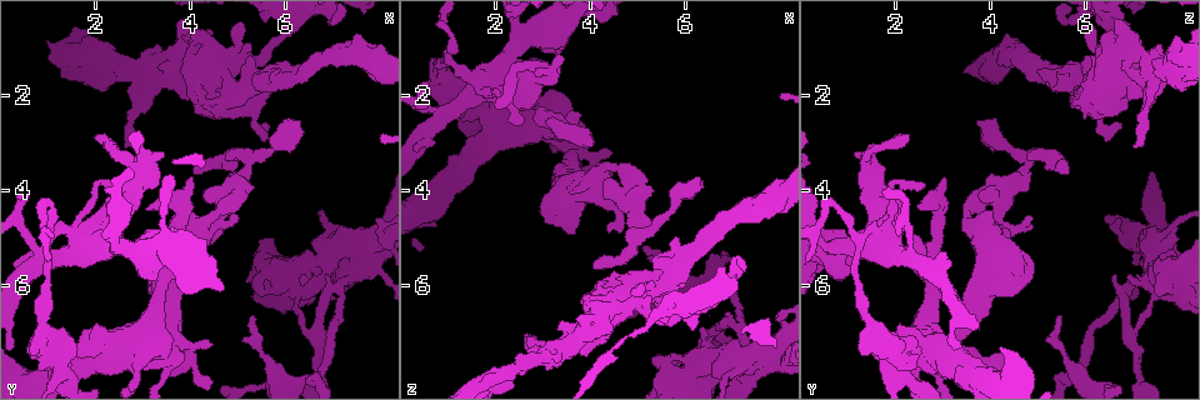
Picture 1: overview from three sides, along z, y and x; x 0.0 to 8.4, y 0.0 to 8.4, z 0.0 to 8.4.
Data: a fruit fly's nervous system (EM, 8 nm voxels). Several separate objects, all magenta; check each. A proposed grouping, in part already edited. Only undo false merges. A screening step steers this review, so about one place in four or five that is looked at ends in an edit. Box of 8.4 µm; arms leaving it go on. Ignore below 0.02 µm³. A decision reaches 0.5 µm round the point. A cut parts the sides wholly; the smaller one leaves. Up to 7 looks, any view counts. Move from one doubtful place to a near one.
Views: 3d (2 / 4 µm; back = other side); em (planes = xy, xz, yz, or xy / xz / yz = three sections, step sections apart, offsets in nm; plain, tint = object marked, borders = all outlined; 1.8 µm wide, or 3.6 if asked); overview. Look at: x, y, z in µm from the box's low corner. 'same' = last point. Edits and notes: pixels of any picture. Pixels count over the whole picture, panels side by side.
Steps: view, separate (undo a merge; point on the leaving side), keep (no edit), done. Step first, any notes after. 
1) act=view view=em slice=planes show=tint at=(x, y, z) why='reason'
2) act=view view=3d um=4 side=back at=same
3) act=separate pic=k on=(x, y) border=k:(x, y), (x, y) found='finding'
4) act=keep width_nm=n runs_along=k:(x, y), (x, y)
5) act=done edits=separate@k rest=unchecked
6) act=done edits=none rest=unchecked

act=view view=3d um=4 at=(3.40, 1.60, 7.30) why='three arms meet'

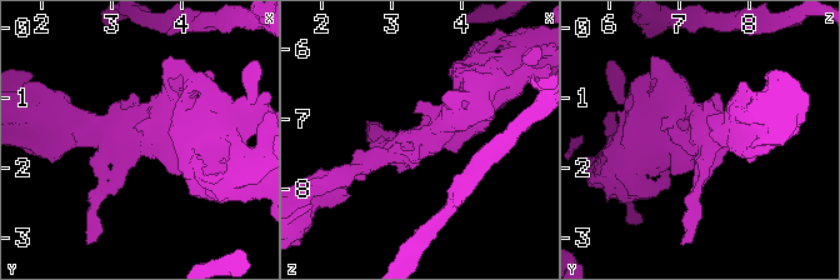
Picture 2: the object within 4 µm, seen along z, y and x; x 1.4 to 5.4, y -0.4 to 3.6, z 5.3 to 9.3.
act=view view=em slice=xz step=8 show=tint at=(3.40, 1.60, 7.25) why='now the EM'

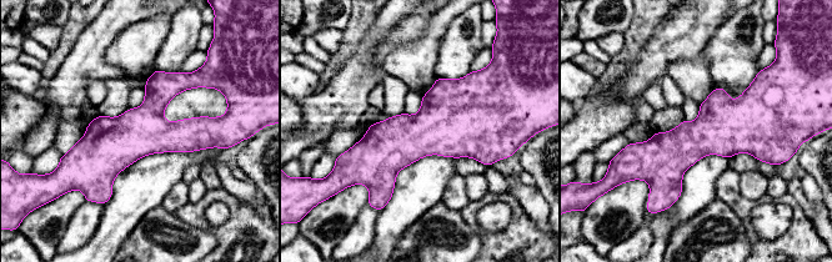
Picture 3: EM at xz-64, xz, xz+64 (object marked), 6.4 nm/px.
act=keep runs_along=3:(773, 122), (628, 152) found='continuous, no second cell'

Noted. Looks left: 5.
act=view view=em slice=xy step=4 show=tint at=(5.05, 3.30, 4.90) why='sharp bend'

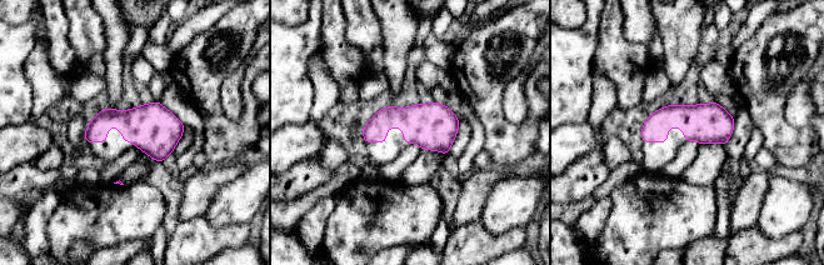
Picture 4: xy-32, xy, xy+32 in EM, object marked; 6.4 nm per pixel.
act=view view=em slice=xz step=8 show=tint at=same why='another direction'

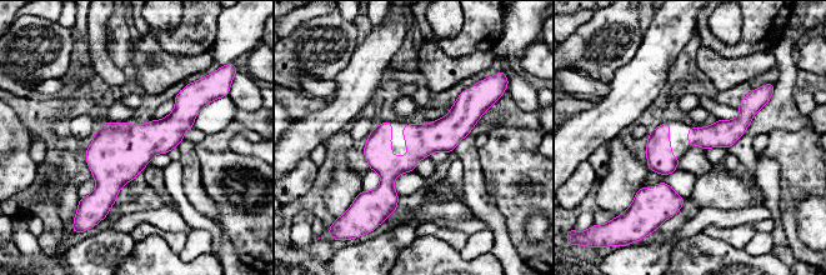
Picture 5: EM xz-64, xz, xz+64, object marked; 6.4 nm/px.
act=keep runs_along=5:(470, 91), (388, 178), (388, 210) found='one cell here'

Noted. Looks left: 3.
act=view view=3d um=4 at=(3.45, 5.45, 4.30) why='thick turns thin'

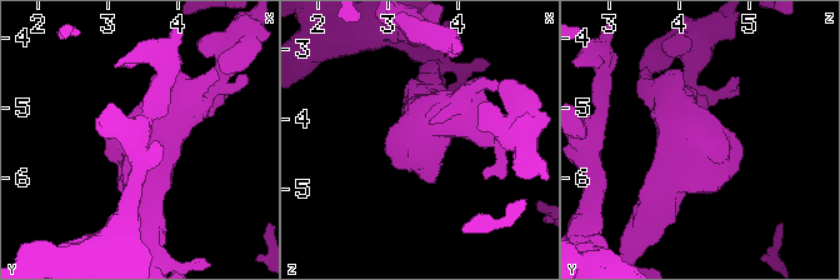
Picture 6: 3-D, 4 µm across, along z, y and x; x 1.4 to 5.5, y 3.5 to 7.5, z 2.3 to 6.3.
act=view view=em um=3.6 slice=xz step=16 show=tint at=(3.50, 5.50, 4.35)

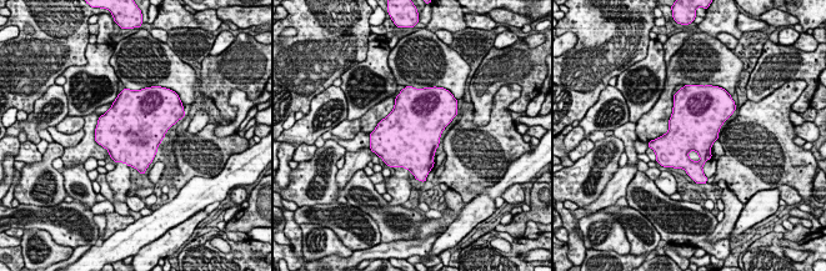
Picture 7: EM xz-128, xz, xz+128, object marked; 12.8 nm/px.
act=keep width_nm=600 found='continuous, no second cell'

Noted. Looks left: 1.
act=done edits=none rest=unchecked

